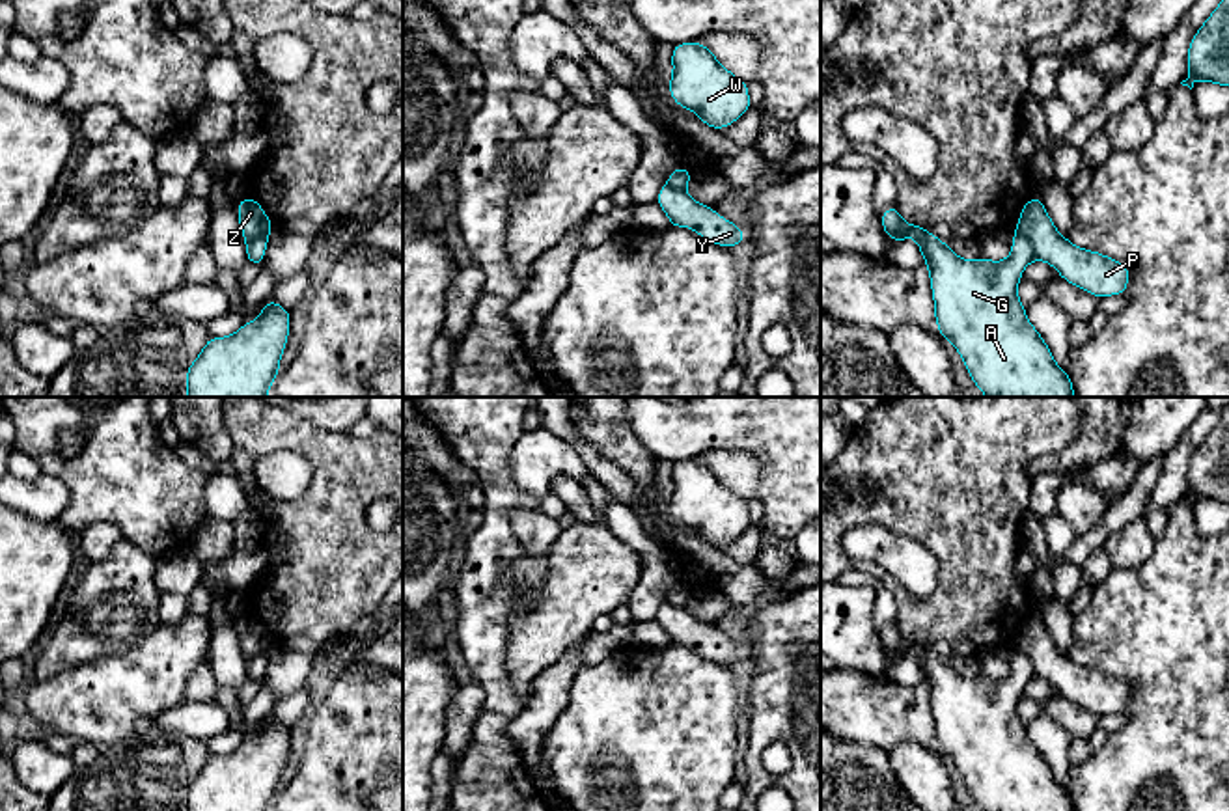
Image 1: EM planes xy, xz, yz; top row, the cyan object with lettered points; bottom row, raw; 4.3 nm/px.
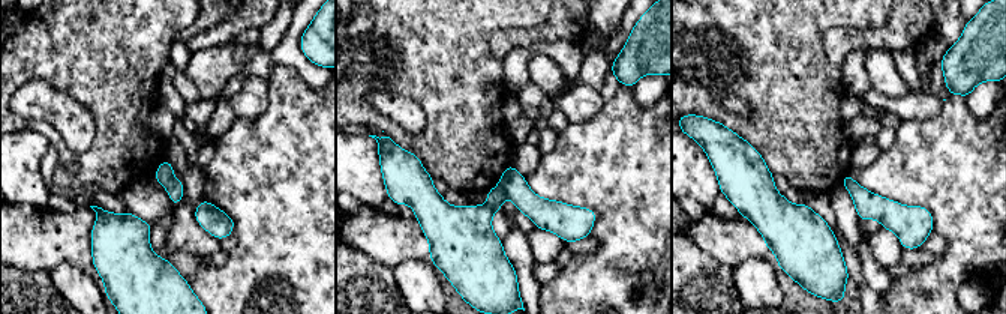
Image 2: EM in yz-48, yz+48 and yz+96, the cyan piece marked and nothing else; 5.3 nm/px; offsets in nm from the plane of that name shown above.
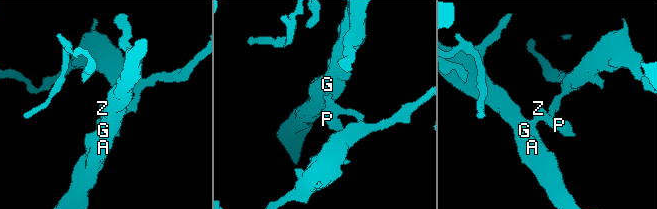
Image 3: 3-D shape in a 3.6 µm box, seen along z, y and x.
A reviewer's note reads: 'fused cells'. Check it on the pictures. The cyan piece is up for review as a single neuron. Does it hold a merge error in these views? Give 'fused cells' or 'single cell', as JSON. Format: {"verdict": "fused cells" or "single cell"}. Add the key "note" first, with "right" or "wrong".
{"note": "right", "verdict": "fused cells"}

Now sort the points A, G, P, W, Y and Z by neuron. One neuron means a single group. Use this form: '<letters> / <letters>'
A G W / P Y Z

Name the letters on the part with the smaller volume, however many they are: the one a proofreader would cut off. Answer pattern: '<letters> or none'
A, G, W

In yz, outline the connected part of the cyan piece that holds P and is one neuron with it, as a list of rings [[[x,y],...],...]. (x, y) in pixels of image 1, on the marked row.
[[[1039,196],[1026,201],[1015,231],[1031,242],[1035,259],[1052,265],[1070,285],[1097,298],[1126,293],[1130,268],[1100,252],[1078,248],[1059,235]]]

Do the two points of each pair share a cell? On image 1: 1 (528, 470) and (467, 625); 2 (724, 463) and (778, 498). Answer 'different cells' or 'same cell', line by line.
1: different cells
2: different cells

